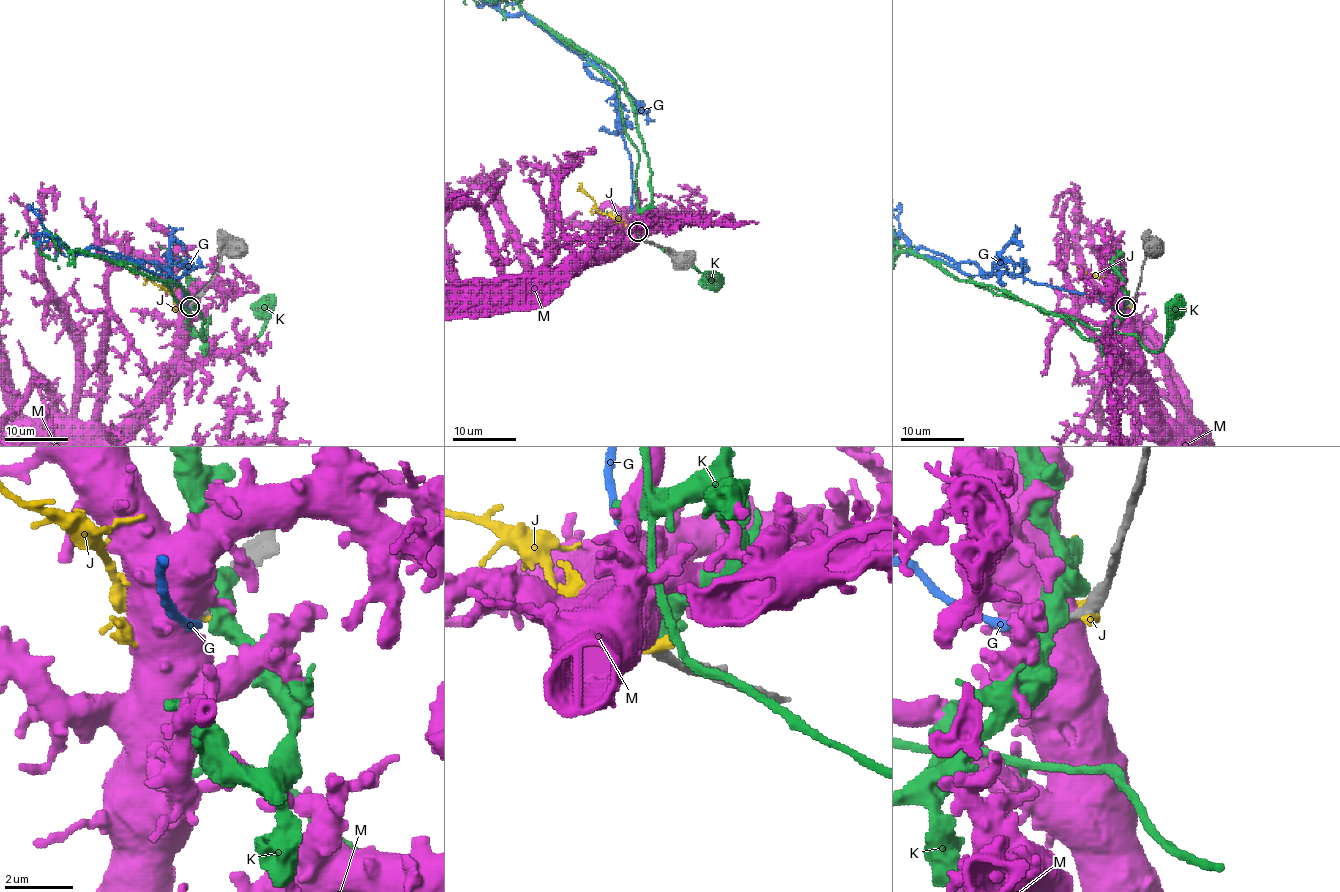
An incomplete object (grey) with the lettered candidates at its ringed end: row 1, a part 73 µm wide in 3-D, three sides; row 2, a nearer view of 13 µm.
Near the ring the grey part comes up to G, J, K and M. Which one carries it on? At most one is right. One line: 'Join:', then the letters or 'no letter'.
Join: G

